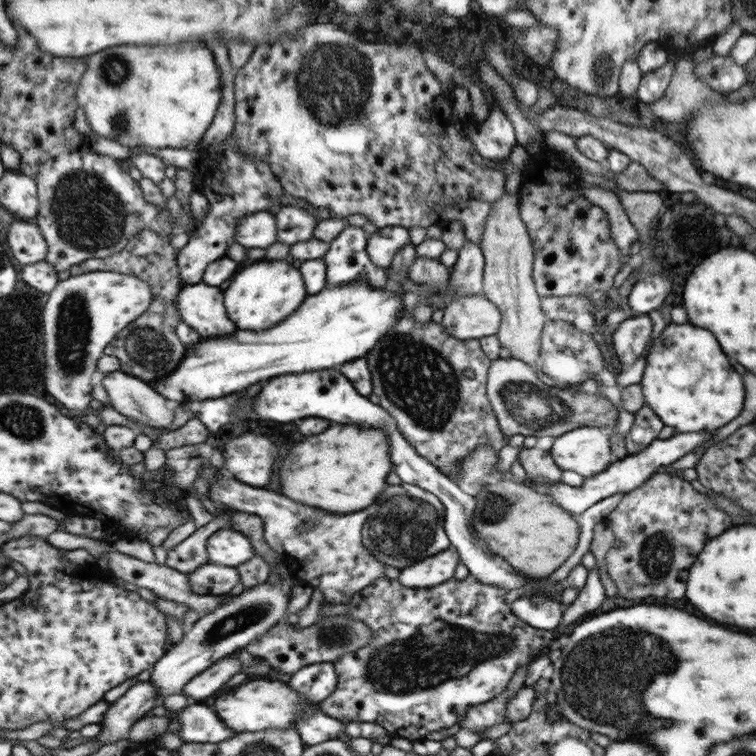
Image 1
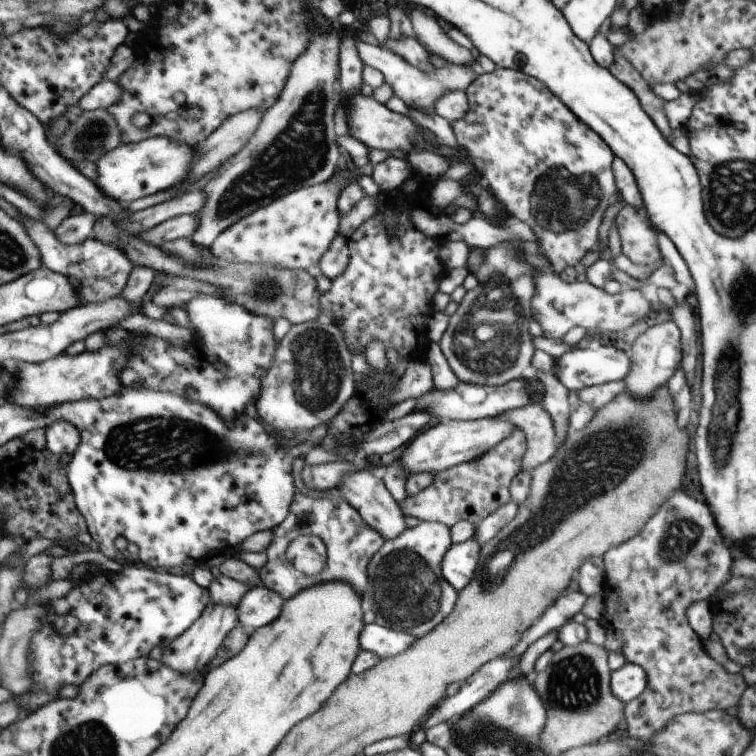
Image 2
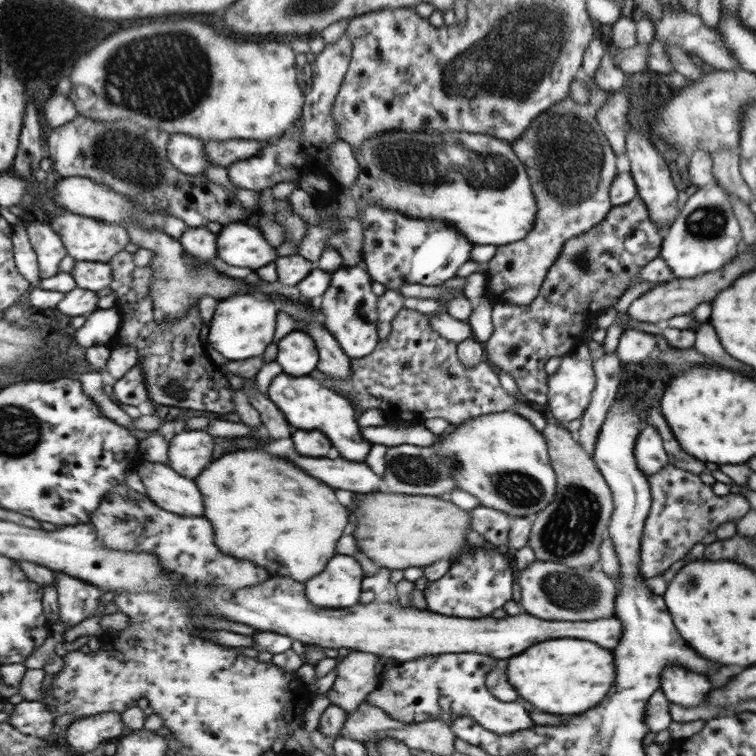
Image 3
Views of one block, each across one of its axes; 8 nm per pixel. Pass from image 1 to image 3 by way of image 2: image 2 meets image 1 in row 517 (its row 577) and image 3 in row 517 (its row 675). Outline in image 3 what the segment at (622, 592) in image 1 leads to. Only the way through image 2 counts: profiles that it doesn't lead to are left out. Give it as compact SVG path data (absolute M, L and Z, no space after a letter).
M671 464L647 478L651 490L650 511L644 523L640 540L640 576L660 576L676 560L709 532L723 522L734 522L749 510L749 504L742 491L733 490L725 496L715 495L710 486L705 486L699 476L680 470Z

